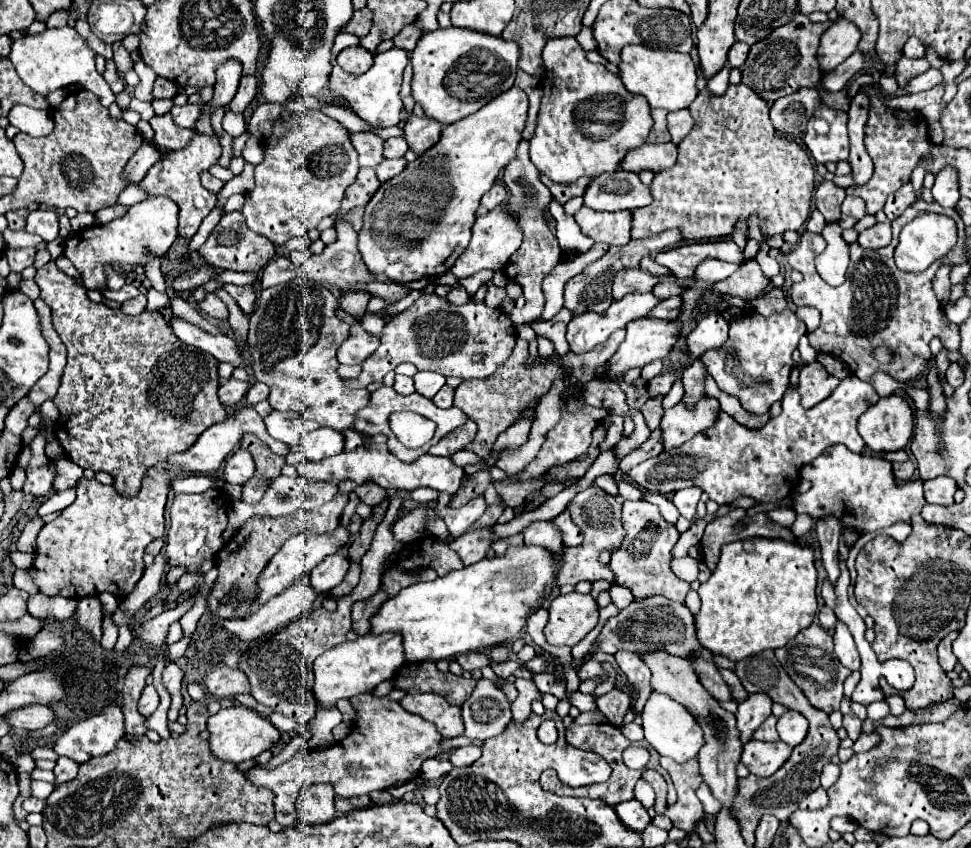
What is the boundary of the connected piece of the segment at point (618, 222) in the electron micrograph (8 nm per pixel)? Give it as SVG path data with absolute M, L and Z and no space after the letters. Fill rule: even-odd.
M582 207L574 215L576 223L580 225L582 233L590 237L594 243L606 243L606 245L628 245L630 241L630 211L592 211L588 207Z

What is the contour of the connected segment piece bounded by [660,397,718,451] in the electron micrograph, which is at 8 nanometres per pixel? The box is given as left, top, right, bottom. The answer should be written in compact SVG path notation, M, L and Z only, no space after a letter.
M704 397L704 401L698 401L694 411L686 411L684 405L680 403L666 409L660 421L664 451L680 447L696 433L712 425L712 421L716 419L716 409L718 409L718 399L714 397Z

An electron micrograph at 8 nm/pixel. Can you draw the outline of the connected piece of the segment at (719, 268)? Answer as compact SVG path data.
M704 259L696 267L696 273L690 279L690 285L682 291L682 305L678 309L678 317L674 319L676 327L682 329L682 325L686 321L690 321L694 309L698 307L698 299L702 299L704 291L710 289L712 283L716 283L720 279L728 279L742 263L734 264L726 263L726 261L718 261L718 259Z

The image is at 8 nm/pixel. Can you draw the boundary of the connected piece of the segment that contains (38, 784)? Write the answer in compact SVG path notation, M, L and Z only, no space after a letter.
M32 781L32 795L40 797L40 799L48 799L48 795L52 793L54 785L52 783L44 783L44 781Z

